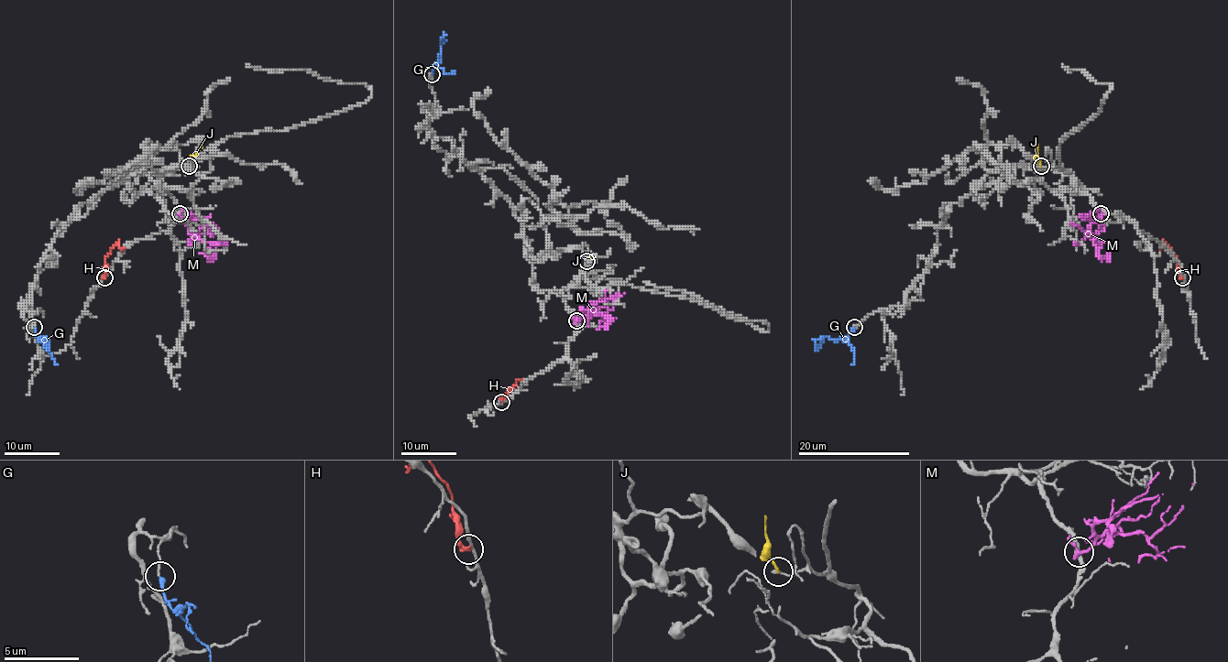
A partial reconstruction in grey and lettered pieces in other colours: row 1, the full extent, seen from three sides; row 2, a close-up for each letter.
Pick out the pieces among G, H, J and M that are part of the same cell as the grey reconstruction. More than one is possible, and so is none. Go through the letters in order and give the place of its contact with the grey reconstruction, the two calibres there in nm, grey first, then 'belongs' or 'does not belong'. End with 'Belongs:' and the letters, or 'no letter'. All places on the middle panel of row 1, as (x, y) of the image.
G: meets grey at (432, 74); 120 nm thick on the grey side, 320 nm on the other; belongs
H: meets grey at (501, 402); 180 nm thick on the grey side, 400 nm on the other; does not belong
J: meets grey at (586, 261); 180 nm thick on the grey side, 170 nm on the other; does not belong
M: meets grey at (576, 320); 110 nm thick on the grey side, 190 nm on the other; does not belong
Belongs: G

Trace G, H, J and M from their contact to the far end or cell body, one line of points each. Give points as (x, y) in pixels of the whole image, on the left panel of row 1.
G: (34, 327), (34, 333), (39, 339), (44, 337), (44, 345), (49, 350)
H: (104, 277), (104, 259), (111, 248), (116, 244), (125, 246)
J: (189, 166), (191, 157), (202, 146)
M: (179, 213), (190, 233), (198, 237), (213, 255), (211, 259), (200, 253)

